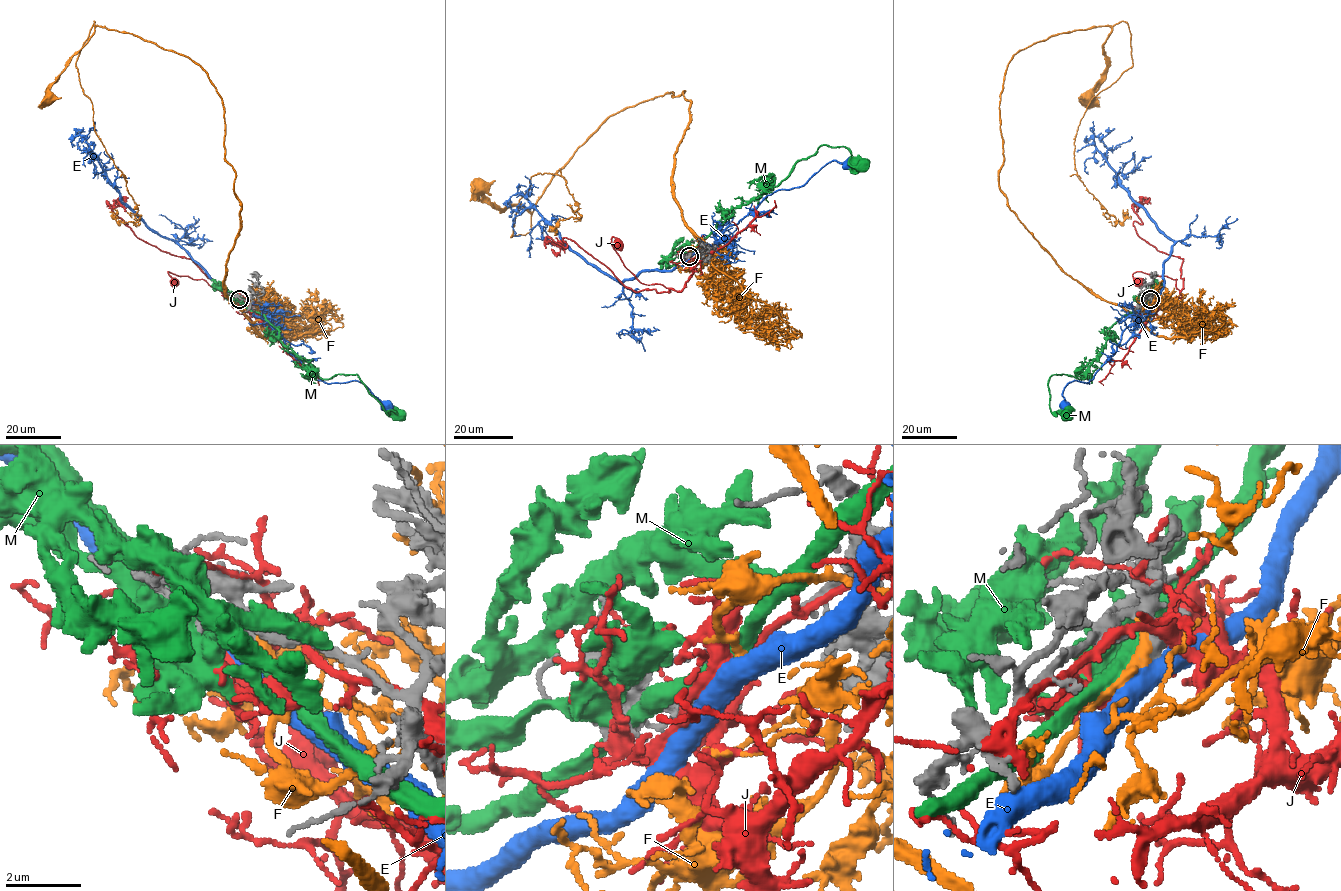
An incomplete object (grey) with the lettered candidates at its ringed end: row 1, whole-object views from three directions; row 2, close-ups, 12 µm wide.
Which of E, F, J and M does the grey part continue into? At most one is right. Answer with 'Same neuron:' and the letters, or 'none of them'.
Same neuron: F

